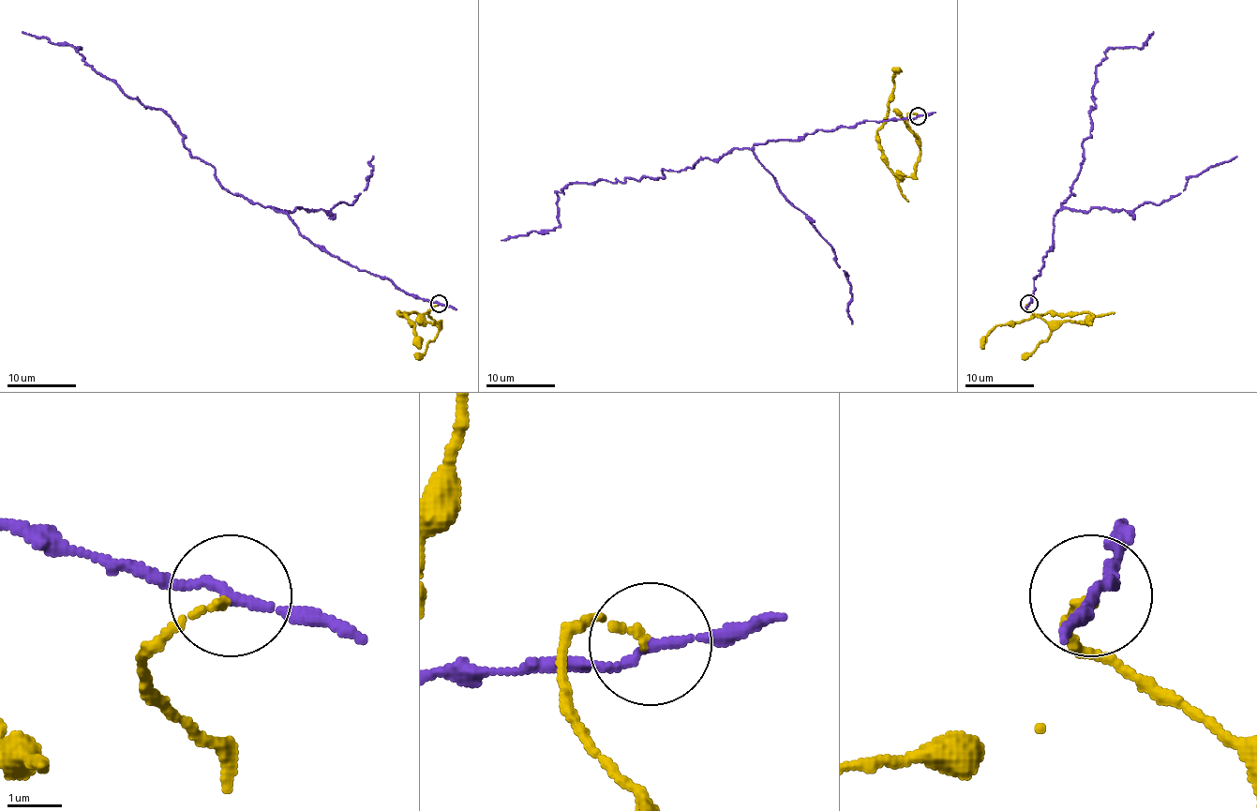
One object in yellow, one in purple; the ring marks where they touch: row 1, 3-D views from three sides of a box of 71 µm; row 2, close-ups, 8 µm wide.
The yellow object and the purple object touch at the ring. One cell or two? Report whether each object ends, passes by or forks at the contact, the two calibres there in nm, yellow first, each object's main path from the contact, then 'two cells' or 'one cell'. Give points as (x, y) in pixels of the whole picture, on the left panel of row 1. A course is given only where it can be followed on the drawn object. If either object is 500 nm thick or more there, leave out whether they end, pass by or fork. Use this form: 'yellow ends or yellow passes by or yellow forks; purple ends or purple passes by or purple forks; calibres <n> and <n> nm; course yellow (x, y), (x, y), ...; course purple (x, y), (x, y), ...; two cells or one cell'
yellow ends; purple passes by; calibres 130 and 170 nm; course yellow (439, 303), (428, 313), (439, 322), (398, 313), (414, 325), (421, 348); course purple (439, 303), (342, 262), (285, 213), (231, 194), (166, 113), (102, 77), (81, 48), (22, 32); two cells

